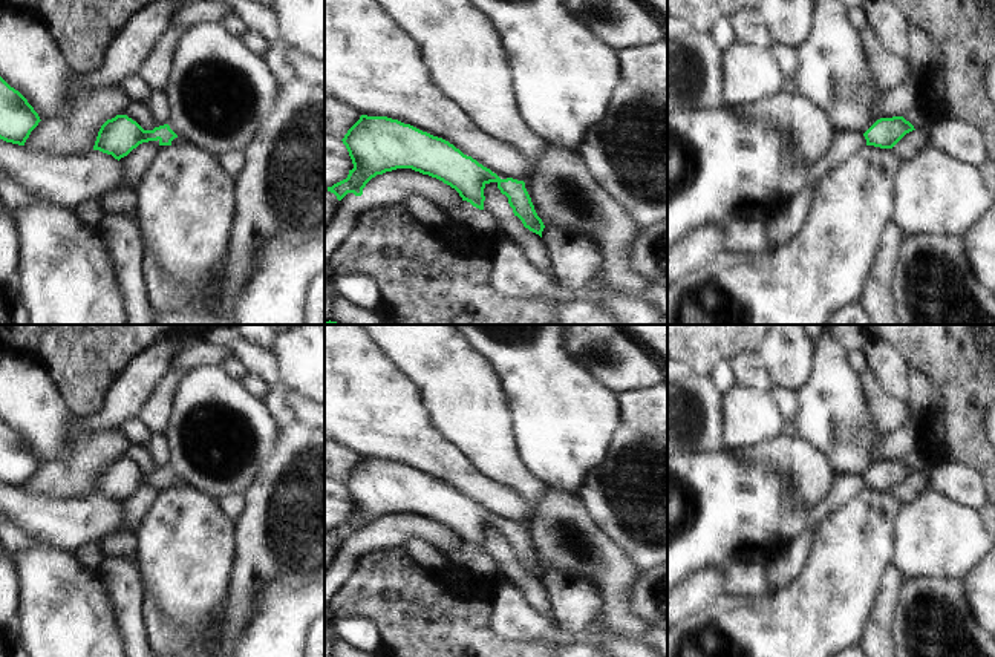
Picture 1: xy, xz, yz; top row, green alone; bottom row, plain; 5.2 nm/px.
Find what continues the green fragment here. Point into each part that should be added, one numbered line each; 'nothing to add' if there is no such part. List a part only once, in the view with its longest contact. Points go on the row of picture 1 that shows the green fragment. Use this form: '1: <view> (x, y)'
nothing to add

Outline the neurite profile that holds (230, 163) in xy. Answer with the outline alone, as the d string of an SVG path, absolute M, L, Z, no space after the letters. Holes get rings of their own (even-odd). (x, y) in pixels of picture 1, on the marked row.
M228 150L228 152L213 156L213 159L217 162L219 168L231 181L237 178L239 172L243 167L243 152L242 150Z

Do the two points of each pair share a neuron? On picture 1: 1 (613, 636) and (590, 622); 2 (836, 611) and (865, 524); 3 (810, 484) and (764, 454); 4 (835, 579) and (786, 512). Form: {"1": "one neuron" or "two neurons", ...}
{"1": "two neurons", "2": "one neuron", "3": "one neuron", "4": "two neurons"}

